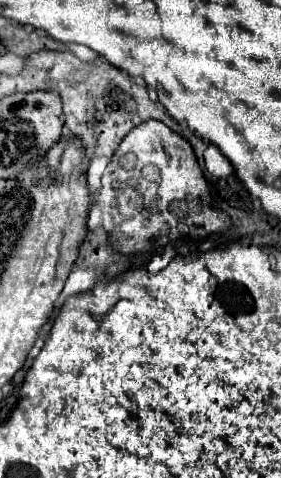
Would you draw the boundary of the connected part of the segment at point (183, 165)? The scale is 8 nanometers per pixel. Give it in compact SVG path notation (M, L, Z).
M149 119L129 131L129 135L115 151L113 161L107 165L101 183L103 187L97 195L97 203L103 207L103 227L109 233L111 247L119 249L123 255L153 251L155 247L163 247L169 241L175 241L177 235L201 239L211 233L227 231L231 225L229 215L213 207L209 183L203 177L203 171L189 141L185 141L181 135L155 119Z

